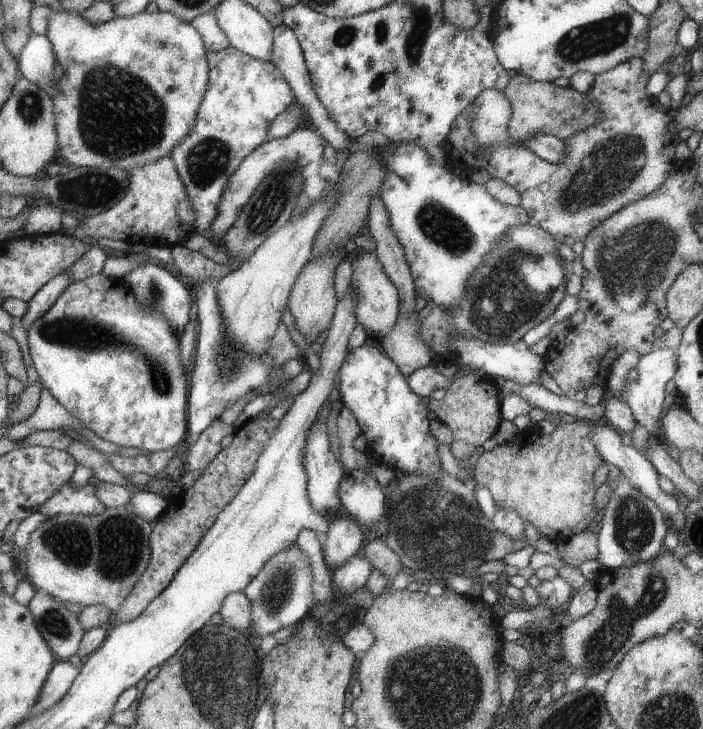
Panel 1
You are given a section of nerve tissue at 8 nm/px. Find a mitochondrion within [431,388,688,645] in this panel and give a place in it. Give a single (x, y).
(633, 527)

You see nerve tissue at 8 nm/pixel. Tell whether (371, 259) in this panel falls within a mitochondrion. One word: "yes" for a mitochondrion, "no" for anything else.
no

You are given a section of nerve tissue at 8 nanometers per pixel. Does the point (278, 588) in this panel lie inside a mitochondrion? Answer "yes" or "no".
yes

